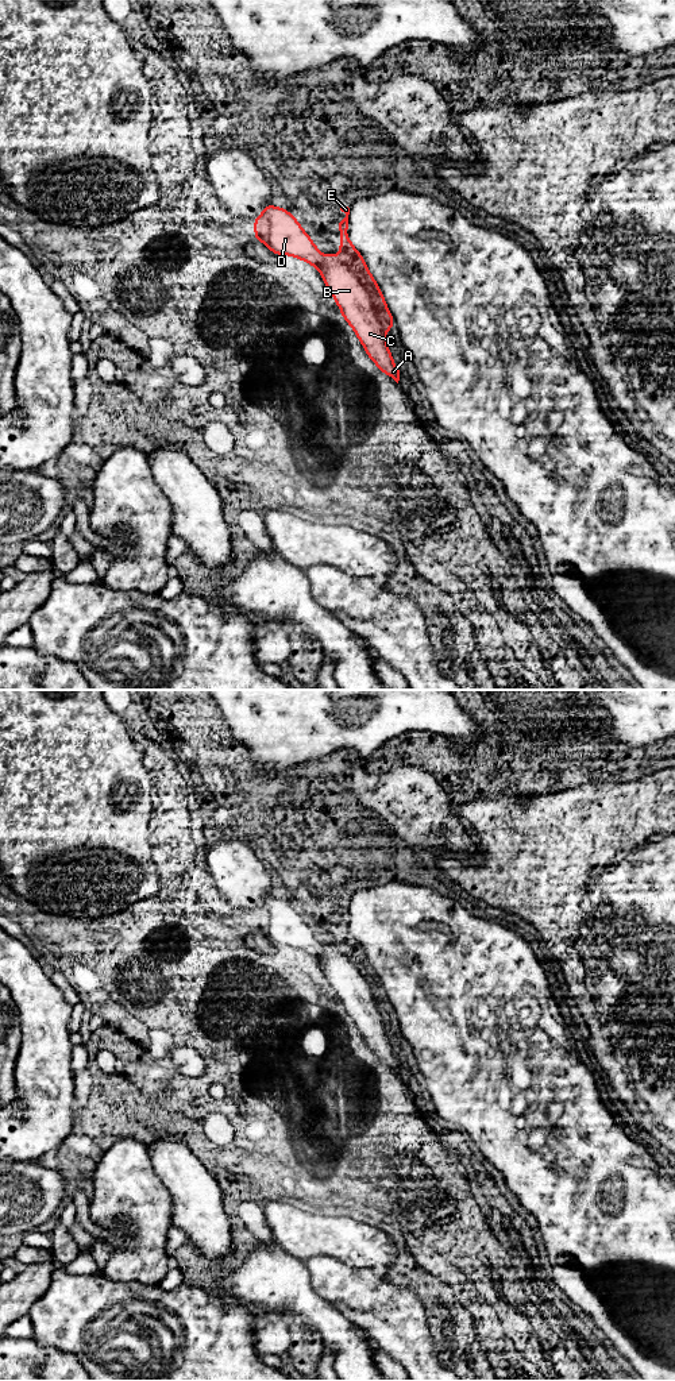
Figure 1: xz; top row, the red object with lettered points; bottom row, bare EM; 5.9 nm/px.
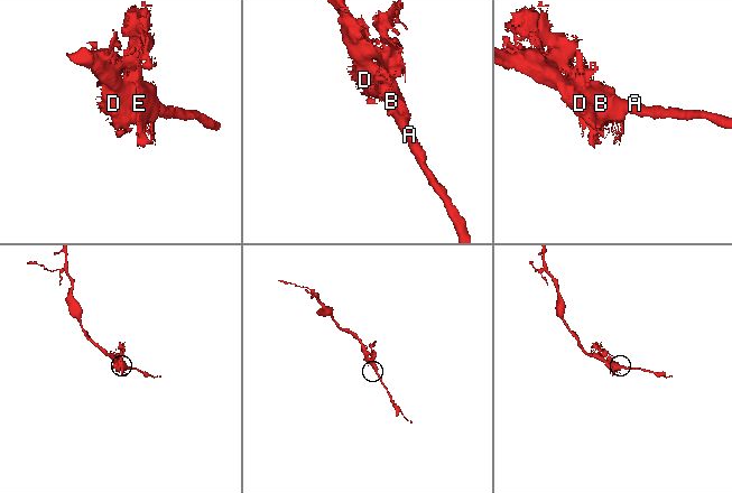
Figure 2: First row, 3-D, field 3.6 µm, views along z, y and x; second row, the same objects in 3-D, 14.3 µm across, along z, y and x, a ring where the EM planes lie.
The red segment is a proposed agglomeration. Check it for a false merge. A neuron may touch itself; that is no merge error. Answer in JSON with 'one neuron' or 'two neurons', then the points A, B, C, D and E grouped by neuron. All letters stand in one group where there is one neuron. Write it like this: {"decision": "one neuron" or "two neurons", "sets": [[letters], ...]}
{"decision": "one neuron", "sets": [["A", "B", "C", "D", "E"]]}

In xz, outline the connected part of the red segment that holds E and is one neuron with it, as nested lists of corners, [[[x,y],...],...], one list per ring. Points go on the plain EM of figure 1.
[[[270,894],[261,907],[252,910],[256,925],[251,926],[251,931],[263,933],[274,946],[290,946],[319,960],[342,1008],[351,1017],[366,1045],[398,1075],[400,1061],[386,1034],[386,1021],[396,1019],[396,1012],[377,972],[347,926],[350,899],[340,898],[340,902],[346,904],[339,914],[340,949],[323,946],[294,907]]]

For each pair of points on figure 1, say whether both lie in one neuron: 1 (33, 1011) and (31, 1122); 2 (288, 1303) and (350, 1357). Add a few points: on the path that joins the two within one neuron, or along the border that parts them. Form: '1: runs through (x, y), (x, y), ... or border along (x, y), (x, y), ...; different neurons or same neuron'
1: runs through (37, 1038), (37, 1095); same neuron
2: runs through (305, 1304), (340, 1339); same neuron

